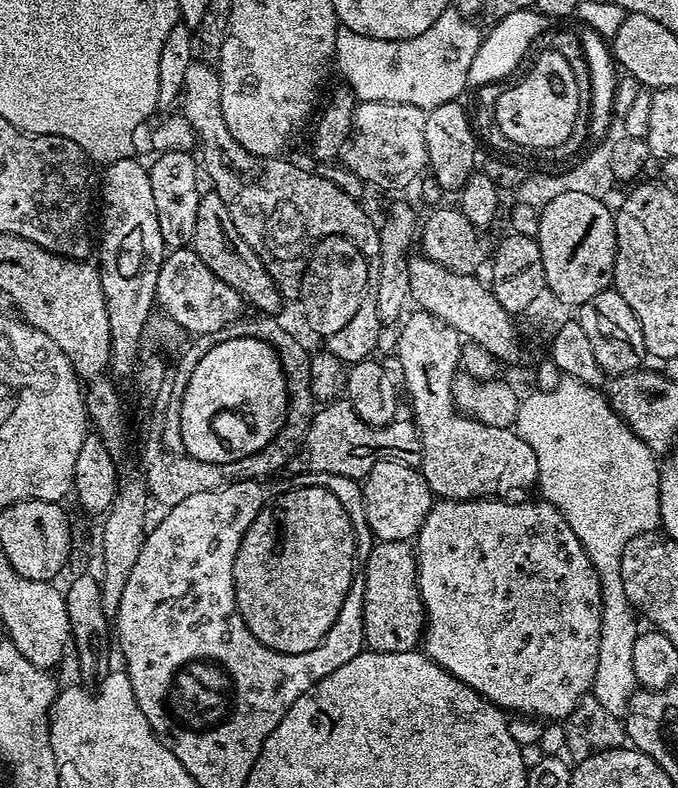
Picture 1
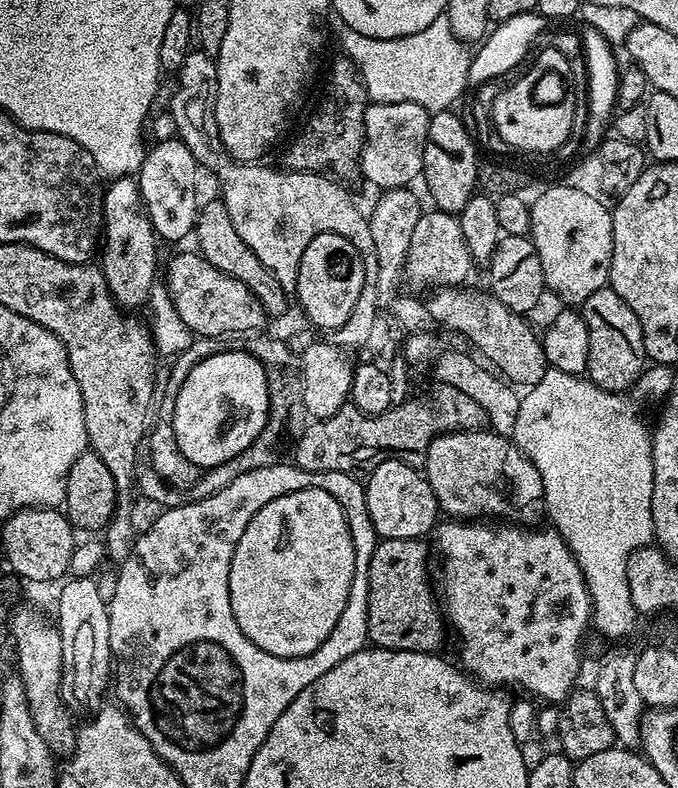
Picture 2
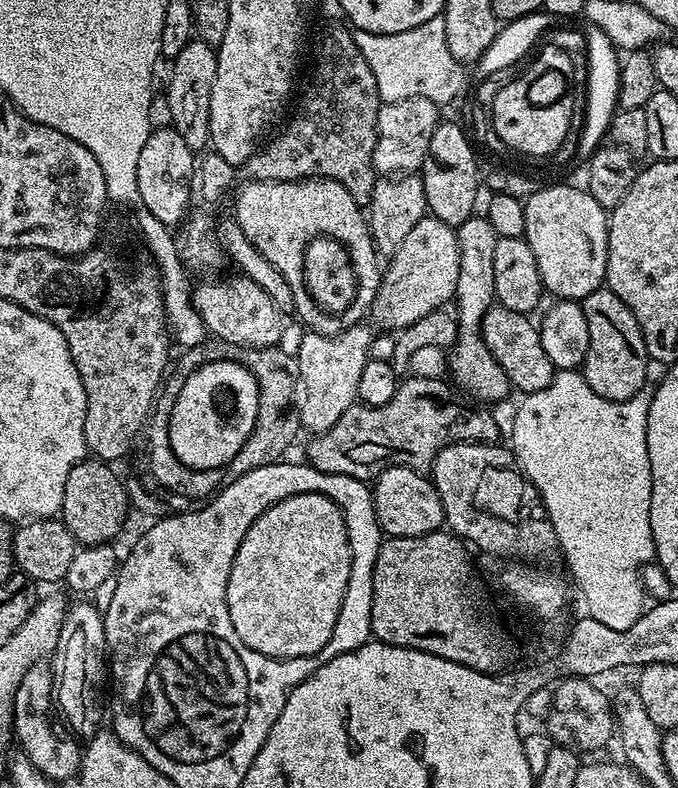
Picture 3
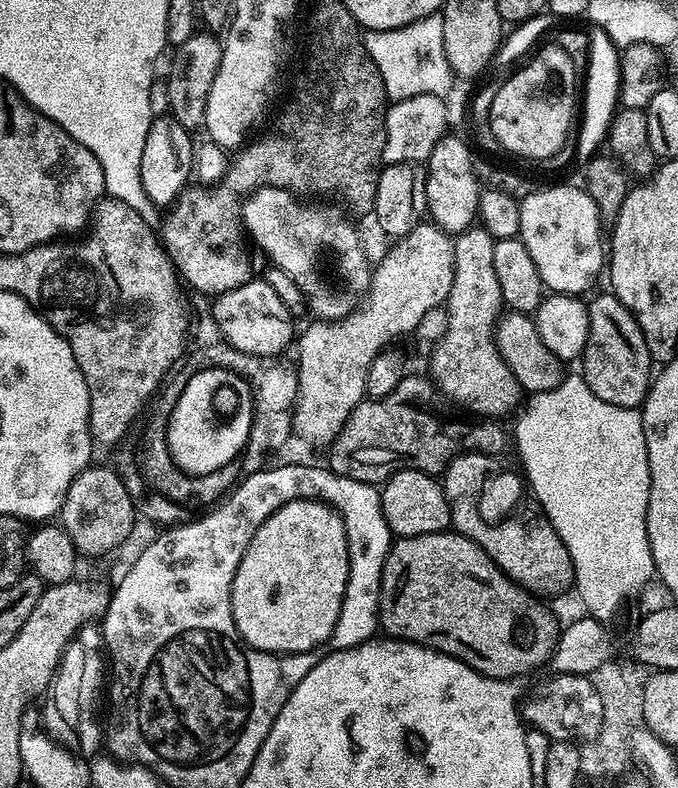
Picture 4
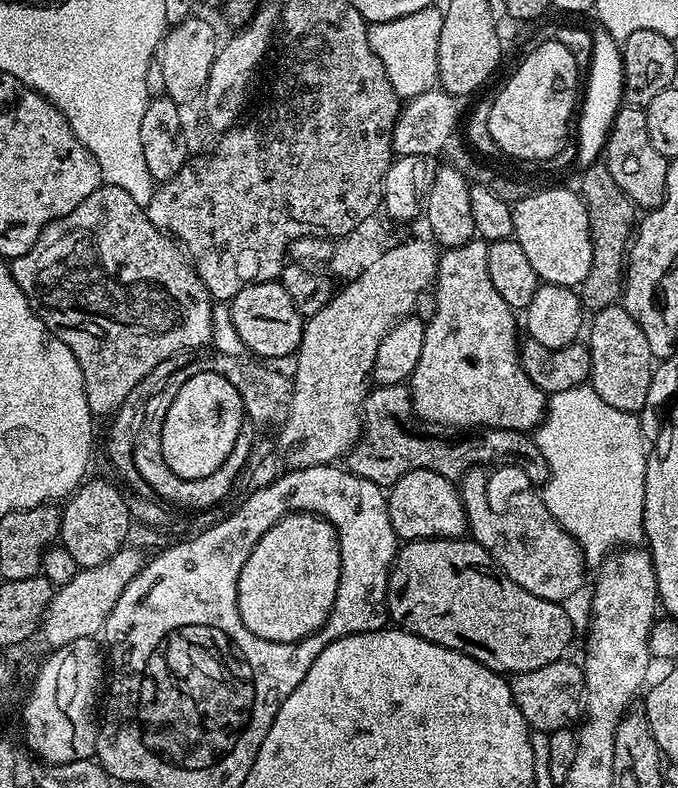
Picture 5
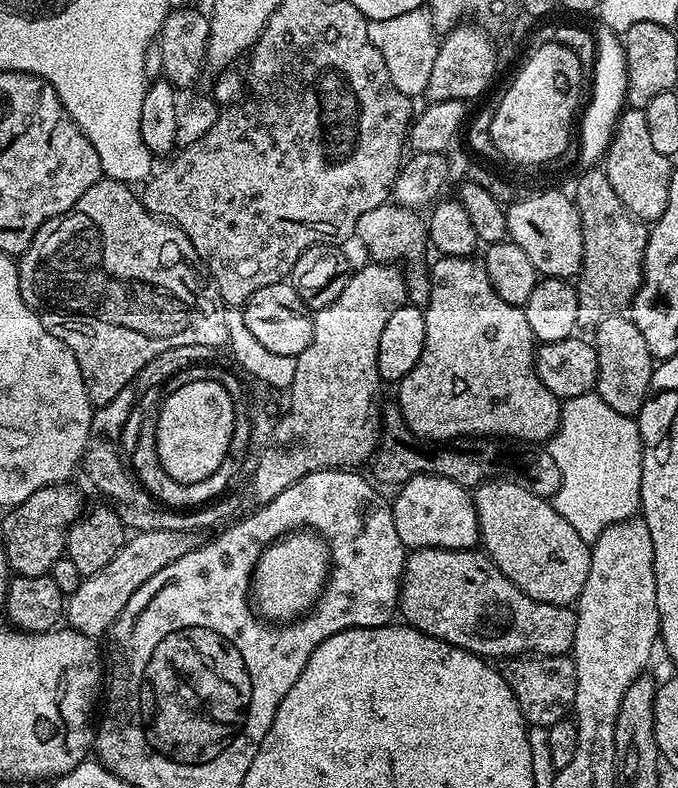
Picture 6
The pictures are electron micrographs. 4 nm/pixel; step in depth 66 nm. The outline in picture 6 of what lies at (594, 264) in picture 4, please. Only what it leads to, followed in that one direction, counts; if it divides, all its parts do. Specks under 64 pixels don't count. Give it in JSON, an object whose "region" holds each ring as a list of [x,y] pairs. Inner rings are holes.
{"region":[[[540,190],[530,194],[524,200],[516,200],[507,205],[506,226],[508,227],[507,239],[513,240],[534,262],[537,273],[544,278],[572,278],[580,271],[582,262],[582,222],[580,211],[577,210],[571,195],[563,196],[553,190]]]}

